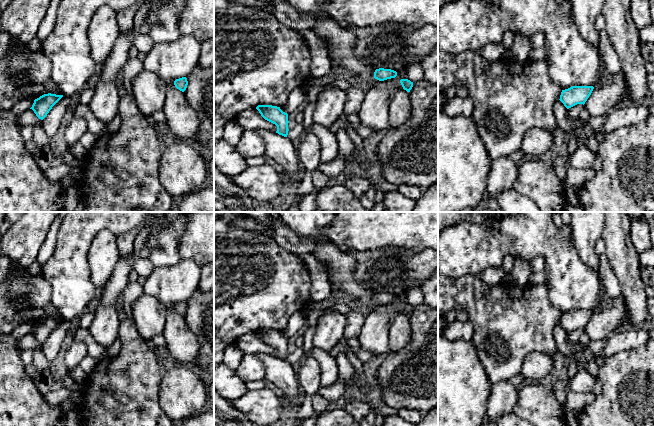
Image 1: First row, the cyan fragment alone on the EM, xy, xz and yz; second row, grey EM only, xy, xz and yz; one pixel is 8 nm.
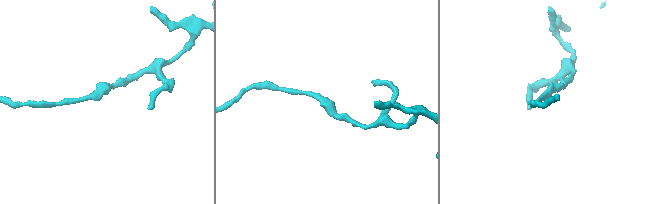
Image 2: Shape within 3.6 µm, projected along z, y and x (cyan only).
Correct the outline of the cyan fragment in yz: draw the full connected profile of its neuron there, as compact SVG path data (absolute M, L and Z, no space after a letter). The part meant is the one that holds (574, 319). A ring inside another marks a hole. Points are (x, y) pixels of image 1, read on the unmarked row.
M572 310L568 313L562 314L559 324L567 333L577 328L584 329L593 313L593 310Z

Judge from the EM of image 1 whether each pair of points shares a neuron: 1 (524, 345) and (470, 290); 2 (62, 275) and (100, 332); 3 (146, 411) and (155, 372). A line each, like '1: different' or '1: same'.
1: same
2: different
3: same

